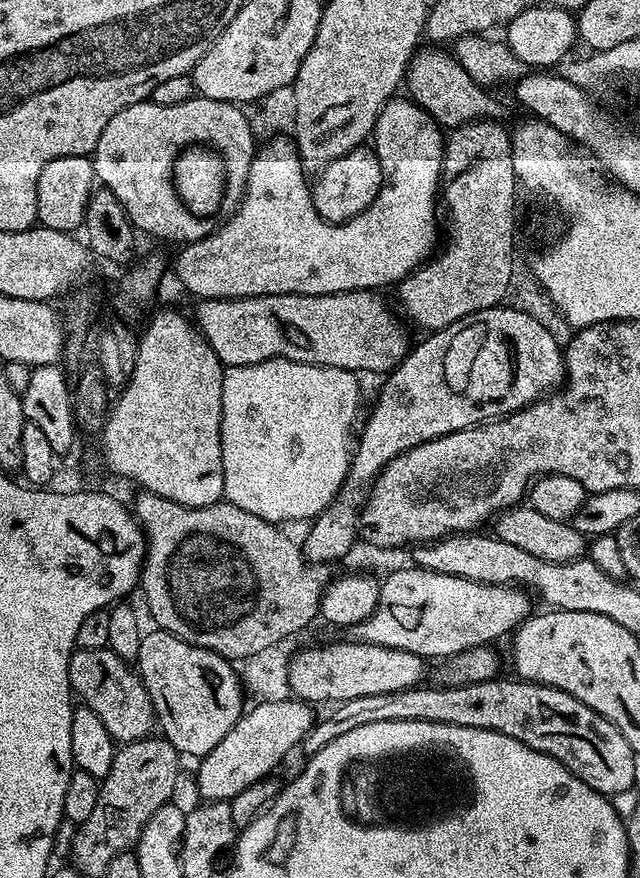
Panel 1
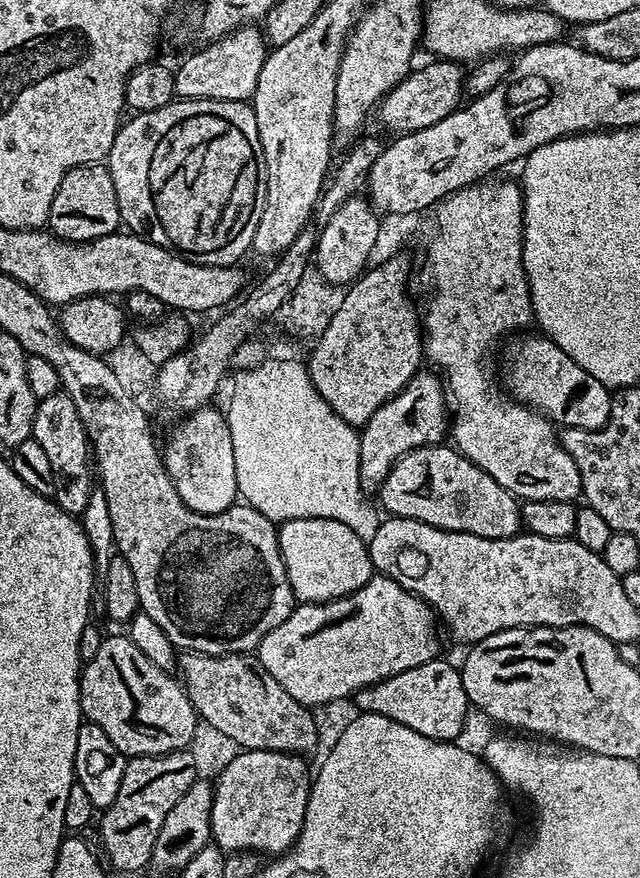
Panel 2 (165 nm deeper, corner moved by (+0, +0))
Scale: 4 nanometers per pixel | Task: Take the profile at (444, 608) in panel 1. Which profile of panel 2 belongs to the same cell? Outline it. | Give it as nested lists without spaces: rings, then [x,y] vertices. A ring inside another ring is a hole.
[[[374,574],[366,586],[354,590],[349,596],[325,604],[297,603],[290,618],[286,618],[282,626],[274,626],[274,630],[262,638],[258,659],[291,698],[307,706],[321,706],[355,697],[357,692],[379,680],[437,659],[441,652],[436,624],[438,628],[438,617],[426,601],[398,586],[398,582],[390,577]]]

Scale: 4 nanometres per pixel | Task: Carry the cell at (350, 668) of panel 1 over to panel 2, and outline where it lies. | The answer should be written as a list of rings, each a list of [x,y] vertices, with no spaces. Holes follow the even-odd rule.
[[[444,658],[431,660],[422,666],[414,666],[414,670],[402,670],[402,674],[379,680],[357,692],[354,701],[361,712],[382,714],[382,718],[390,718],[402,726],[410,726],[410,730],[418,730],[418,734],[426,734],[426,738],[449,742],[459,737],[456,735],[463,730],[470,713],[459,667],[455,663],[447,664]]]

